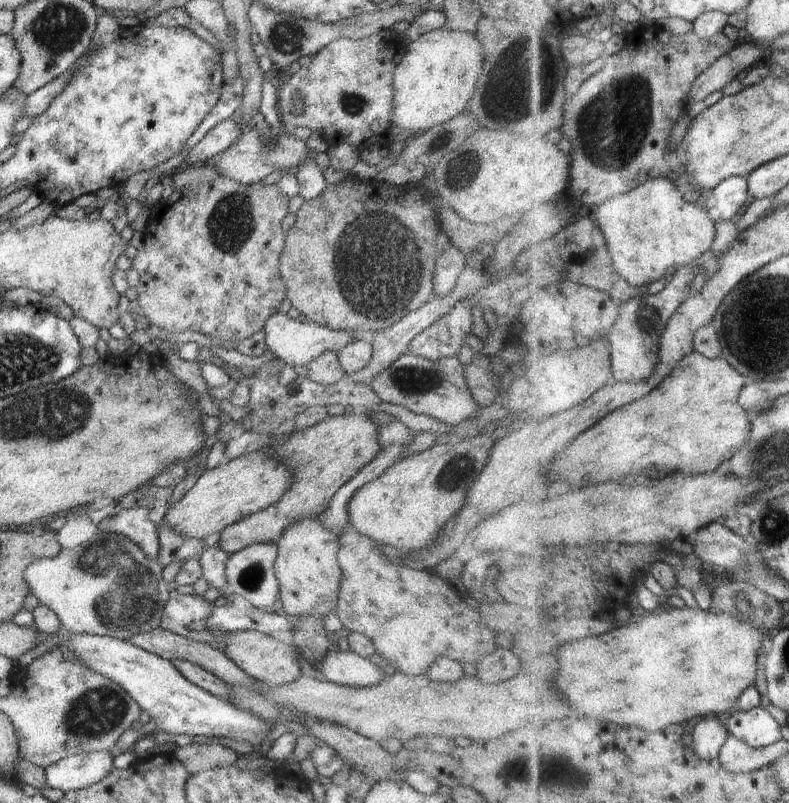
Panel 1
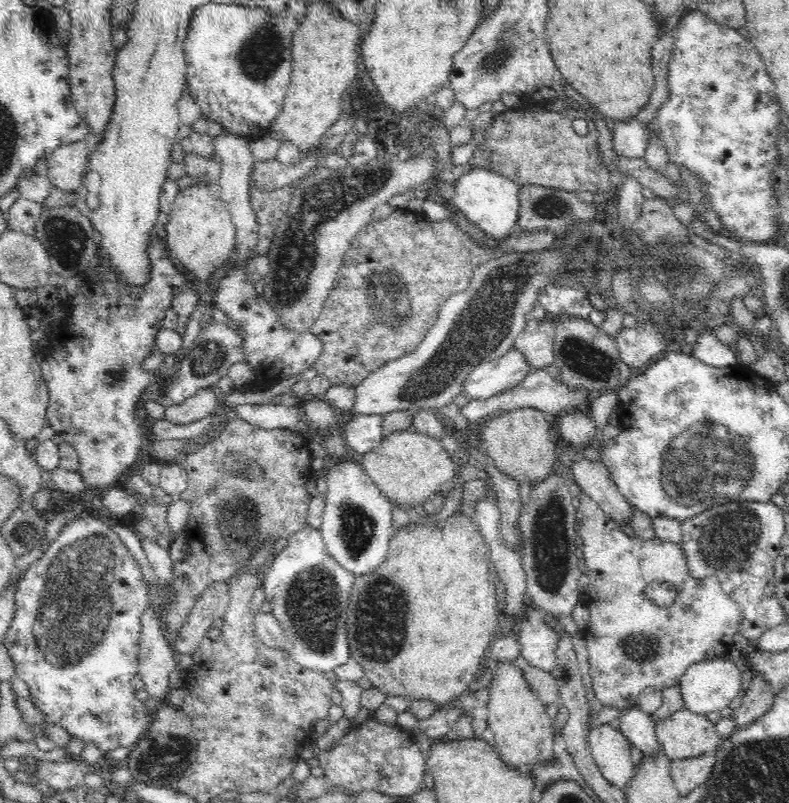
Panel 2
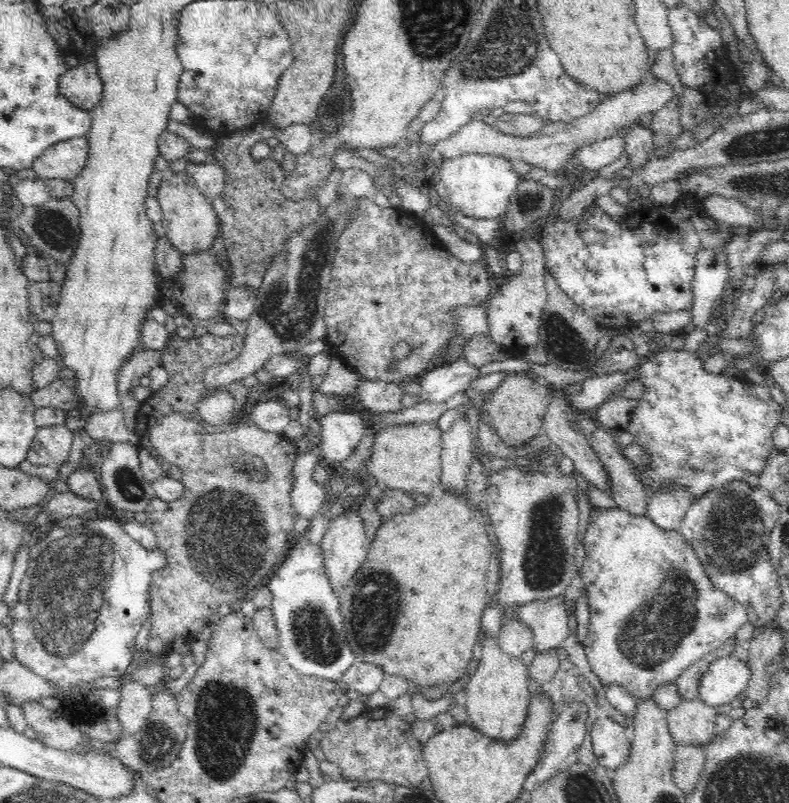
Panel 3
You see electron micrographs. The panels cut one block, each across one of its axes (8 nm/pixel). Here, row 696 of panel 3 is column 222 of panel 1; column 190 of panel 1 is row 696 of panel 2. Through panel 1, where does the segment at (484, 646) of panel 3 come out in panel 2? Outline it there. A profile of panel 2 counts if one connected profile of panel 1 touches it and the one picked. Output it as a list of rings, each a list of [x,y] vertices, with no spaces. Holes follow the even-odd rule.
[[[496,663],[495,668],[493,682],[488,686],[487,722],[490,731],[494,733],[495,746],[501,759],[511,767],[520,769],[558,760],[552,750],[556,736],[552,727],[553,720],[546,714],[545,705],[526,682],[524,671],[511,663]]]

